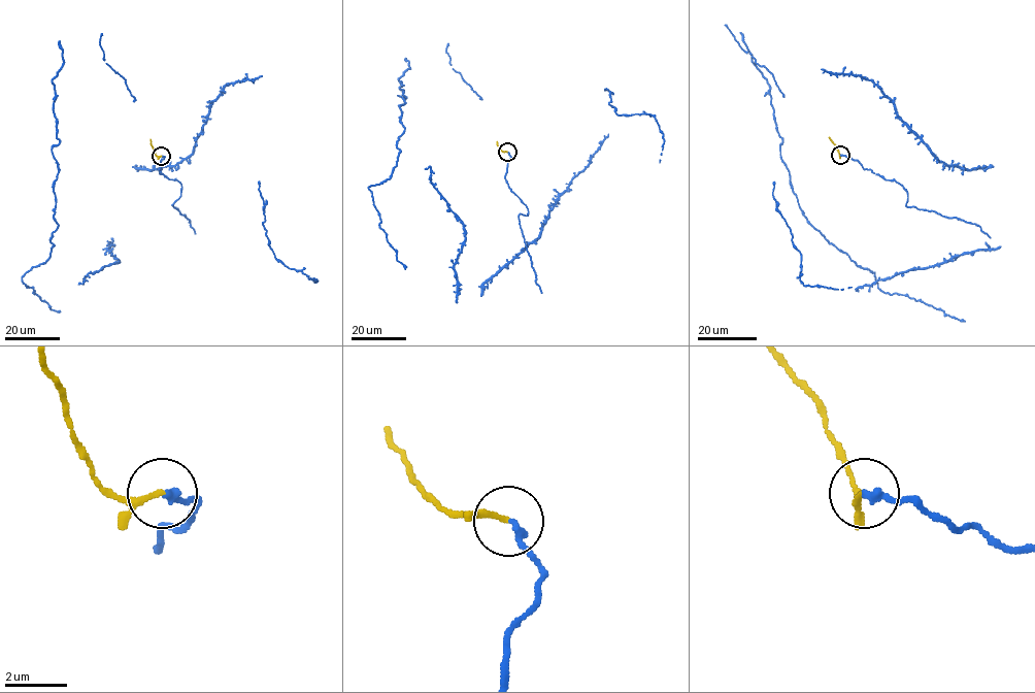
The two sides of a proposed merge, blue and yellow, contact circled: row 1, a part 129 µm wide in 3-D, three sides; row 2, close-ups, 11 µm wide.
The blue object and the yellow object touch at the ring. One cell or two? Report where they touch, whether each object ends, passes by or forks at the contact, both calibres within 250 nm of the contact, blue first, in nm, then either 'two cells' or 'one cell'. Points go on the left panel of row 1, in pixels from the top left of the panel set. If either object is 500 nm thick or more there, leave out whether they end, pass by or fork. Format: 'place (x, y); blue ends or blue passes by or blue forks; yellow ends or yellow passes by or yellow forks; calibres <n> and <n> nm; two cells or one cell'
place (161, 156); blue ends; yellow passes by; calibres 260 and 120 nm; one cell

